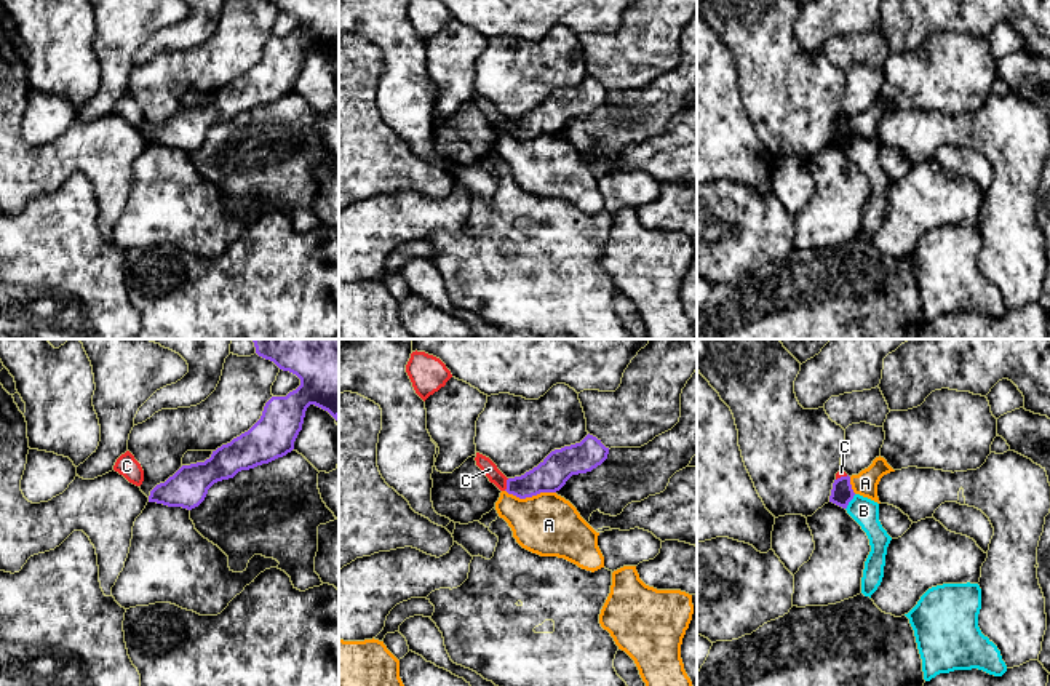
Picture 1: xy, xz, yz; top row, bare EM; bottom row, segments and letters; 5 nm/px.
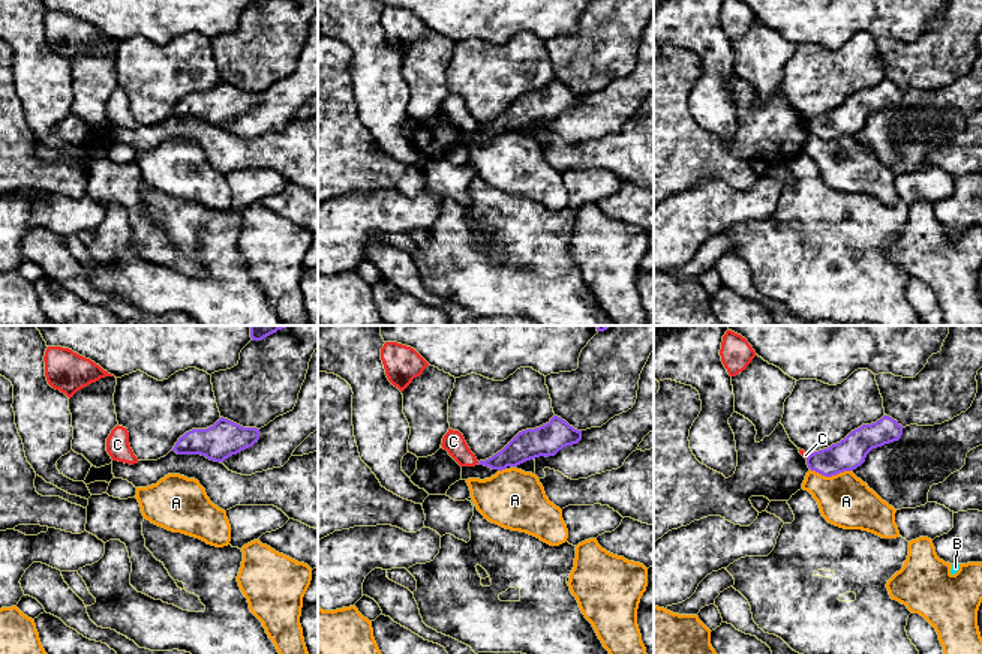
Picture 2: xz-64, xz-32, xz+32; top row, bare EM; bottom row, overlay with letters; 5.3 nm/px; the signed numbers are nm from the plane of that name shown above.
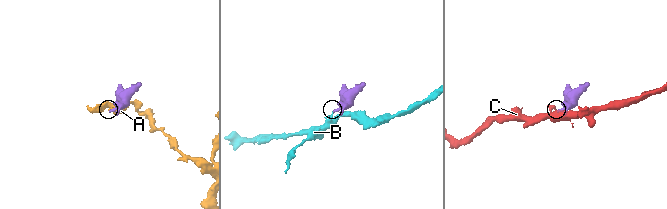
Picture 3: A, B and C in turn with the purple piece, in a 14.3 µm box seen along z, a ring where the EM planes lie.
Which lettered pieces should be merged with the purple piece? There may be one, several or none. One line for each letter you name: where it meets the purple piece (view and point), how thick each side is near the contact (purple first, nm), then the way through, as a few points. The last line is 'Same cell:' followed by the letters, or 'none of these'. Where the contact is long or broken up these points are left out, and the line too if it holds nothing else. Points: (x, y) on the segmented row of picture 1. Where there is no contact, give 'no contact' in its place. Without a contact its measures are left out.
Same cell: none of these

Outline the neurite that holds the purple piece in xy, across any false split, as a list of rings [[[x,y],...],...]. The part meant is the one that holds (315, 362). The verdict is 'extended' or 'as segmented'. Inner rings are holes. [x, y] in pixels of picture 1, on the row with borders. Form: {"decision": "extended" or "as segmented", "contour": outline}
{"decision": "as segmented", "contour": [[[251,339],[256,353],[273,361],[280,369],[289,371],[300,379],[300,385],[286,397],[272,397],[261,419],[245,433],[213,451],[205,462],[182,465],[165,483],[157,485],[149,502],[192,510],[198,507],[208,489],[222,480],[233,478],[241,470],[249,470],[286,456],[294,449],[294,441],[302,430],[305,411],[315,405],[339,417],[339,339]]]}

